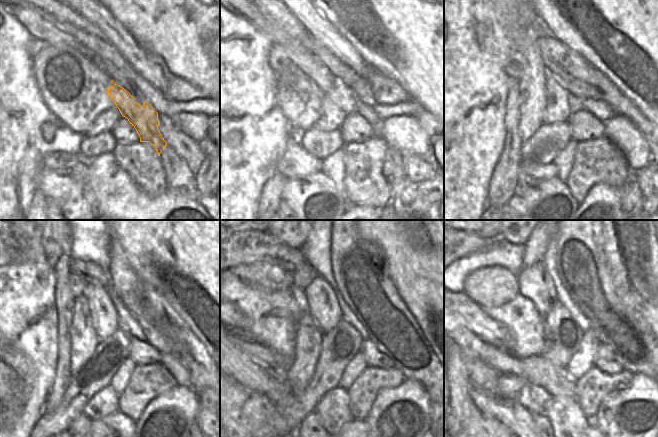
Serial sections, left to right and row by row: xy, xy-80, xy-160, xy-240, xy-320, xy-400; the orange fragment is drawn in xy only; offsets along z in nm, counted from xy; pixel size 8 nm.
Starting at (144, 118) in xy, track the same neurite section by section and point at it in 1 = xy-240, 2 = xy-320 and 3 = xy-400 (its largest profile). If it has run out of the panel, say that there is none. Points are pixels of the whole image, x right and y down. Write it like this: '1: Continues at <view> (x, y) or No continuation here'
1: Continues at xy-240 (195, 423)
2: No continuation here
3: No continuation here.

